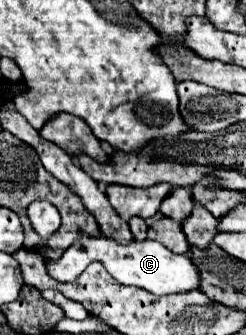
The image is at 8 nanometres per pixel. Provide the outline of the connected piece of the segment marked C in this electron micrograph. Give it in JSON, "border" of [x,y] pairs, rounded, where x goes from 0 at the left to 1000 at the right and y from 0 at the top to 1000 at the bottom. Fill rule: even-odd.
{"border":[[[321,704],[313,722],[280,746],[264,746],[264,758],[240,776],[183,776],[183,794],[199,806],[199,824],[232,842],[297,842],[370,782],[411,782],[476,842],[581,860],[614,878],[736,878],[817,866],[809,806],[785,788],[776,758],[703,758],[695,746],[671,746],[671,734],[622,716],[541,716],[533,728],[484,728],[459,710]]]}

